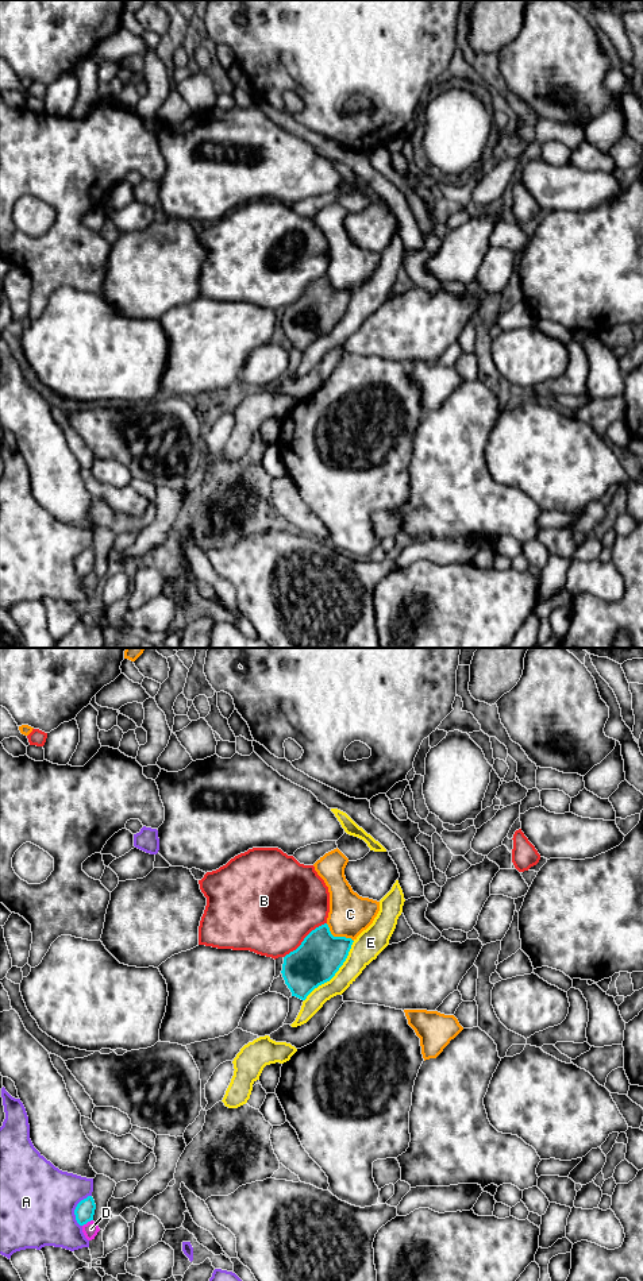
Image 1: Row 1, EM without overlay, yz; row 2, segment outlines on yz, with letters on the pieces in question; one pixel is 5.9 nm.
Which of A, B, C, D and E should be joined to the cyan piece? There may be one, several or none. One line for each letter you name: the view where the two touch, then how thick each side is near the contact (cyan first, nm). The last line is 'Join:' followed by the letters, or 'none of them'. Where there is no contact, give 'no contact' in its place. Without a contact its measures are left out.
Join: none of them

